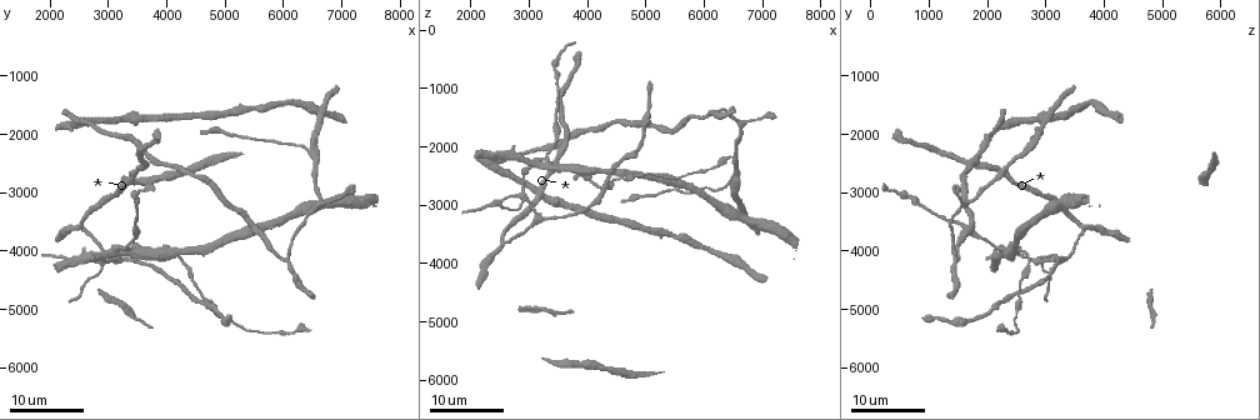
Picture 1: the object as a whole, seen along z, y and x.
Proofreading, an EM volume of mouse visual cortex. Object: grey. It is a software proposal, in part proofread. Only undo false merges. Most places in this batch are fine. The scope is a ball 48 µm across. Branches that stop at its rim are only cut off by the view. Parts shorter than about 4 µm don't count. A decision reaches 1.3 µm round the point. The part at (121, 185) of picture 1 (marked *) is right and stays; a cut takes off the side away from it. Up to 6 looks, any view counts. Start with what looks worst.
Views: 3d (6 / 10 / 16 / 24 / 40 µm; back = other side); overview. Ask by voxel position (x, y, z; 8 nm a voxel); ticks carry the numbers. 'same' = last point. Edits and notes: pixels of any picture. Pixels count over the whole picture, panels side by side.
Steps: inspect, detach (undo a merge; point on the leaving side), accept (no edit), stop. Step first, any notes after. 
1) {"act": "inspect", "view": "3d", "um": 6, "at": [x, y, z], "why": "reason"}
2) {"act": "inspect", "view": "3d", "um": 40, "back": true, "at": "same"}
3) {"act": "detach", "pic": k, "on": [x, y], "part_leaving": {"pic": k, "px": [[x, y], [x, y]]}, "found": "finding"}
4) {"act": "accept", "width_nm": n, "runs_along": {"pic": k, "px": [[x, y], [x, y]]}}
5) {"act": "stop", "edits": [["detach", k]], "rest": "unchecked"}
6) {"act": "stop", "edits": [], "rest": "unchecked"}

{"act": "inspect", "view": "3d", "um": 24, "at": [6450, 2250, 2650]}

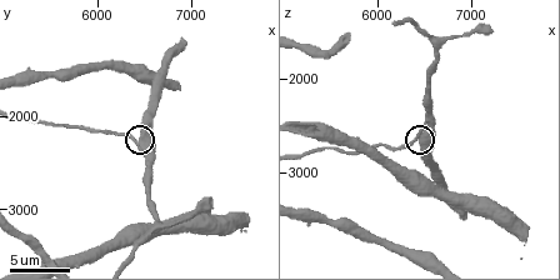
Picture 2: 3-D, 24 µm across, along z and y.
{"act": "inspect", "view": "3d", "um": 10, "at": [6400, 2250, 2650]}

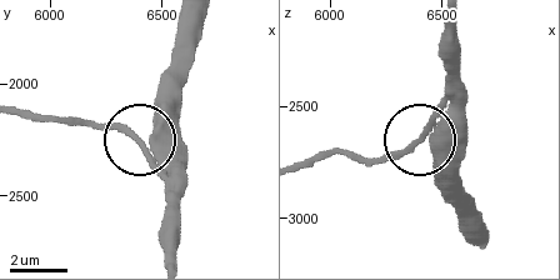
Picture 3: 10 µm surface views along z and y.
{"act": "accept", "width_nm": 460, "runs_along": {"pic": 3, "px": [[454, 24], [454, 96], [423, 136], [459, 194]]}, "found": "all the same neuron"}

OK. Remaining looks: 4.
{"act": "inspect", "view": "3d", "um": 24, "at": [3700, 2400, 1800]}

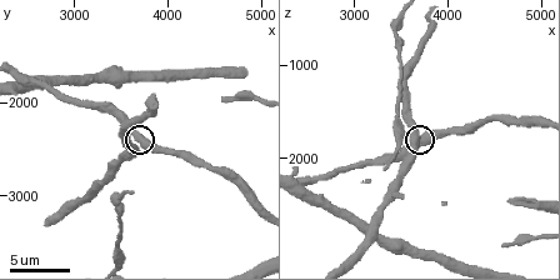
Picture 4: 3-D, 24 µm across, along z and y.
{"act": "inspect", "view": "3d", "um": 6, "at": [3750, 2400, 1750]}

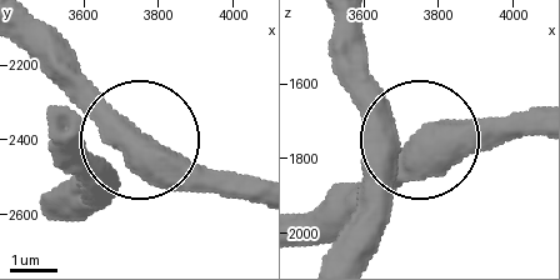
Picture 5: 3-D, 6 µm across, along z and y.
{"act": "accept", "width_nm": 440, "runs_along": {"pic": 5, "px": [[335, 248], [408, 148], [348, 196]]}, "found": "continuous, no second neuron"}

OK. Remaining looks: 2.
{"act": "stop", "edits": [], "rest": "unchecked"}

